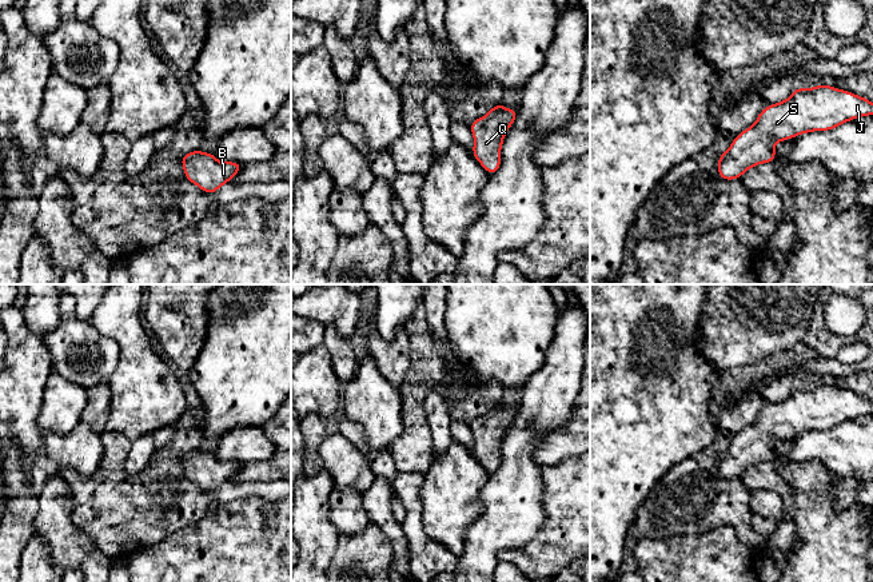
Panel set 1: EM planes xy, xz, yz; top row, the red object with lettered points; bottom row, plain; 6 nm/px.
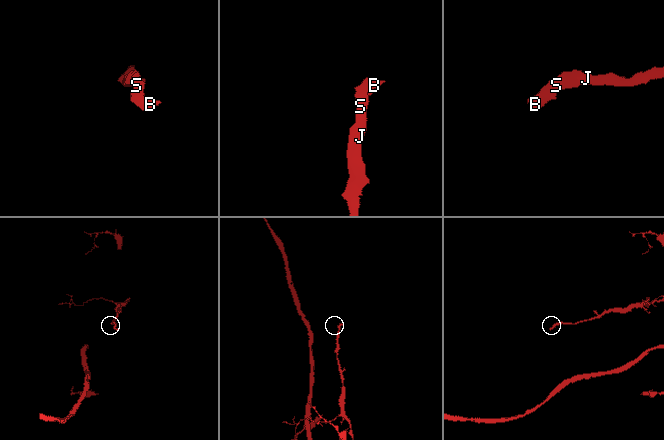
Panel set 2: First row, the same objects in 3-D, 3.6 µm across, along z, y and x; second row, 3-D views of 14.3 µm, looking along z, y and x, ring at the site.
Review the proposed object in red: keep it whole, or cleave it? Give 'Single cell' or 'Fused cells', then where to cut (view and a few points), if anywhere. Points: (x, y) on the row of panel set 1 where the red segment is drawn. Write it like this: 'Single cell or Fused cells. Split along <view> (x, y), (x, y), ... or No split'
Single cell. No split

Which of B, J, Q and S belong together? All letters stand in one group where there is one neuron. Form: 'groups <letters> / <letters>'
groups B J Q S

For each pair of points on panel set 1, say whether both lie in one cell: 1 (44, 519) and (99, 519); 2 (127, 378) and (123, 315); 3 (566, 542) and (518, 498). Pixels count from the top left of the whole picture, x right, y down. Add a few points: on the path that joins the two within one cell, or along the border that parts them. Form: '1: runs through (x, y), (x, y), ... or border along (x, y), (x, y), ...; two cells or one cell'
1: border along (70, 489), (72, 499), (71, 521), (94, 542); two cells
2: runs through (130, 362), (130, 334), (127, 331); one cell
3: border along (542, 491), (543, 526), (523, 545); two cells

